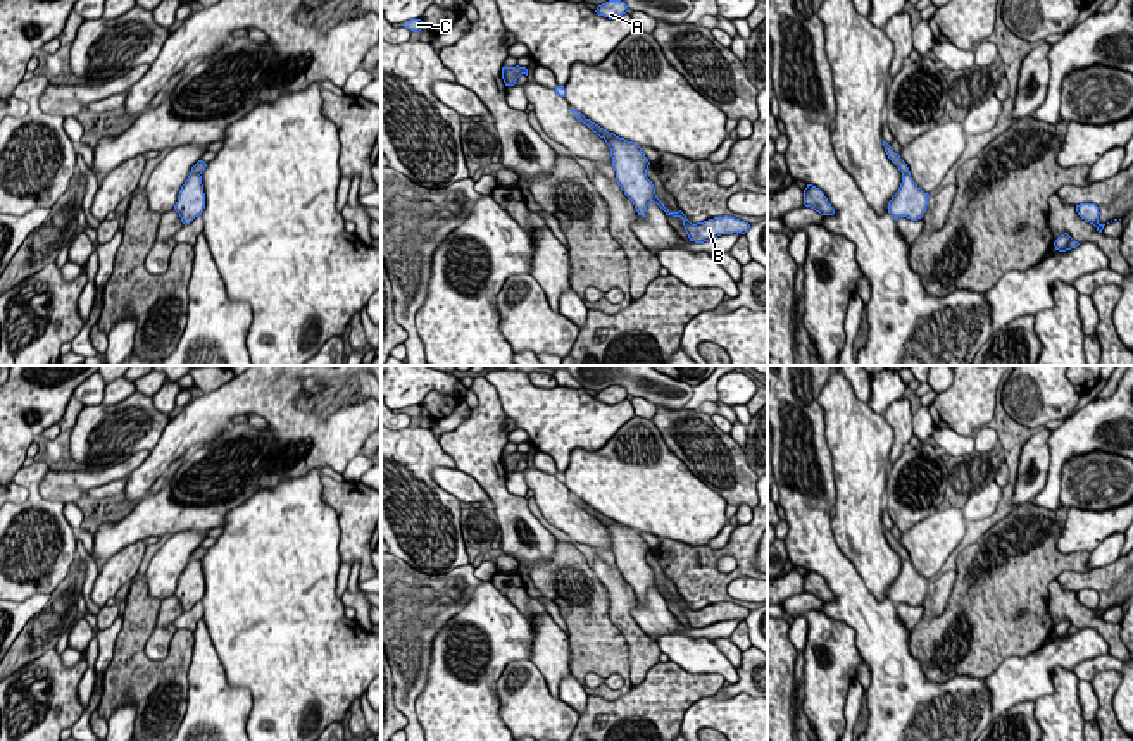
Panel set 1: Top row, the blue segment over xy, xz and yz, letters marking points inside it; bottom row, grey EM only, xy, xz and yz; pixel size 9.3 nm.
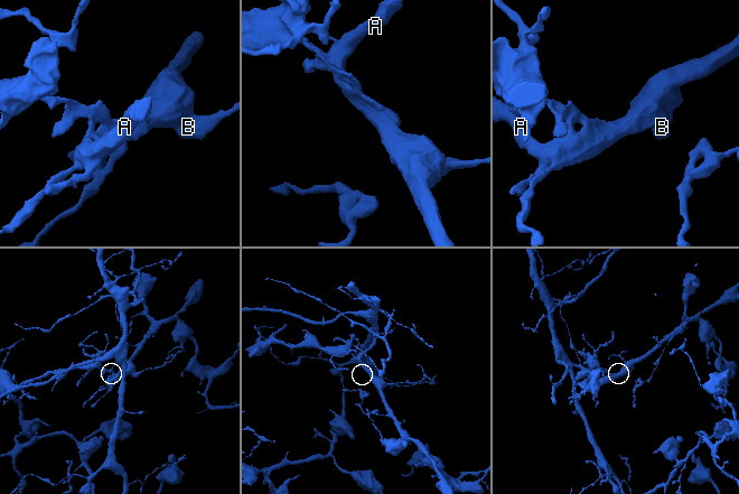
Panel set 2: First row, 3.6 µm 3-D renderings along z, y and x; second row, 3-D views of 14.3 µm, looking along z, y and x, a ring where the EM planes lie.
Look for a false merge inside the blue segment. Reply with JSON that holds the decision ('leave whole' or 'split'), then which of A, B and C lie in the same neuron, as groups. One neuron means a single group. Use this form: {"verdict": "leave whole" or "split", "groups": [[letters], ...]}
{"verdict": "split", "groups": [["A", "B"], ["C"]]}

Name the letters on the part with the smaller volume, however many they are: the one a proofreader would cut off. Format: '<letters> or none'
C

